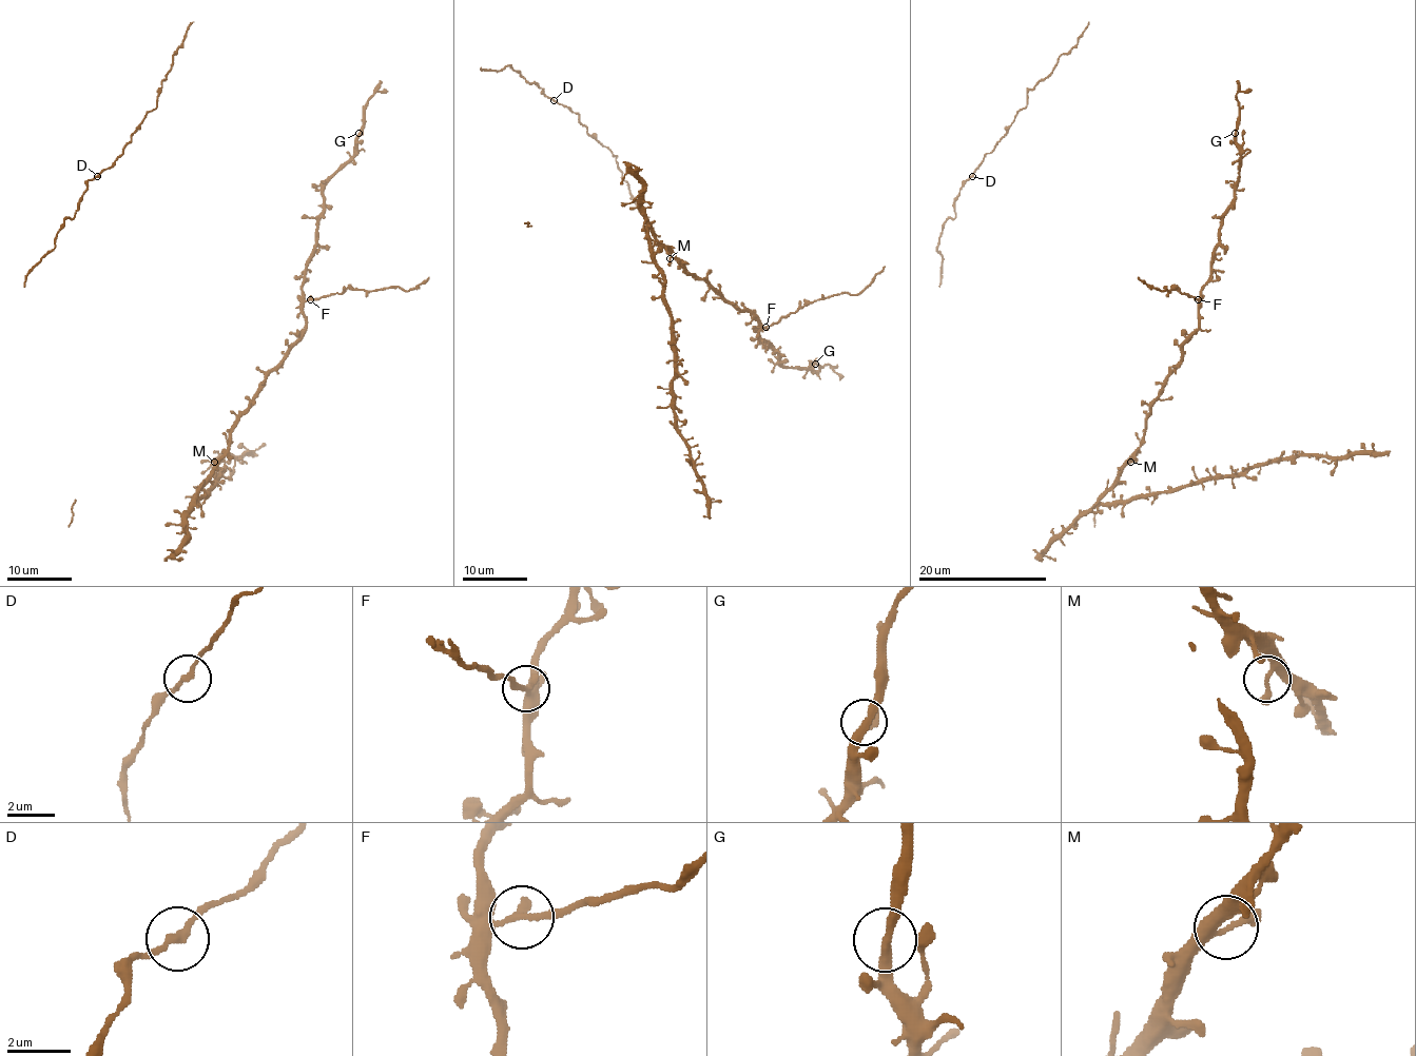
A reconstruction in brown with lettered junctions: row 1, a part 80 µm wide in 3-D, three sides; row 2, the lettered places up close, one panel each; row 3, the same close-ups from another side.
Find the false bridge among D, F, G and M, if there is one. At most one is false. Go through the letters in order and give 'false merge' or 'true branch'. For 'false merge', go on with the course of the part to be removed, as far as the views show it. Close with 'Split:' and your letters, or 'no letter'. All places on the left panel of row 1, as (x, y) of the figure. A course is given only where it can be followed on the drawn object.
D: true branch
F: false merge; course (310, 299), (348, 288), (371, 291), (399, 287), (406, 291), (416, 288), (428, 276)
G: true branch
M: true branch
Split: F

